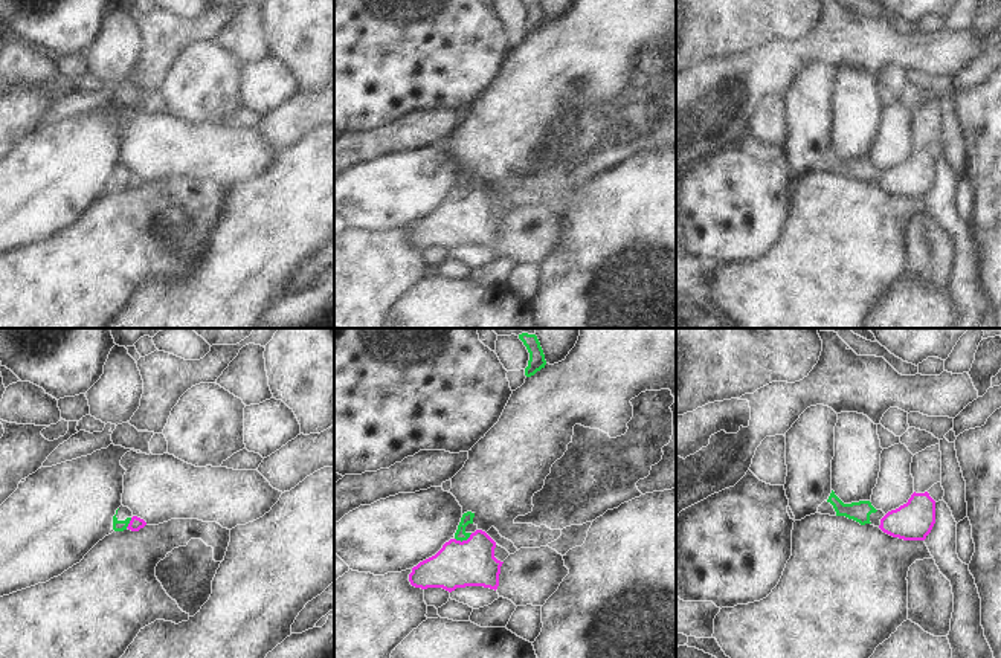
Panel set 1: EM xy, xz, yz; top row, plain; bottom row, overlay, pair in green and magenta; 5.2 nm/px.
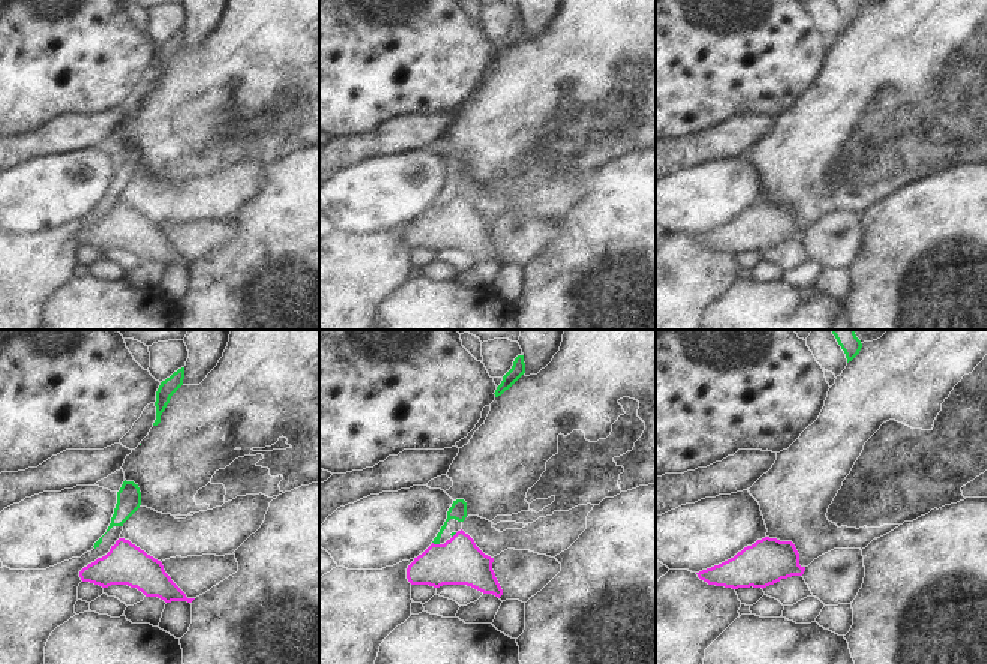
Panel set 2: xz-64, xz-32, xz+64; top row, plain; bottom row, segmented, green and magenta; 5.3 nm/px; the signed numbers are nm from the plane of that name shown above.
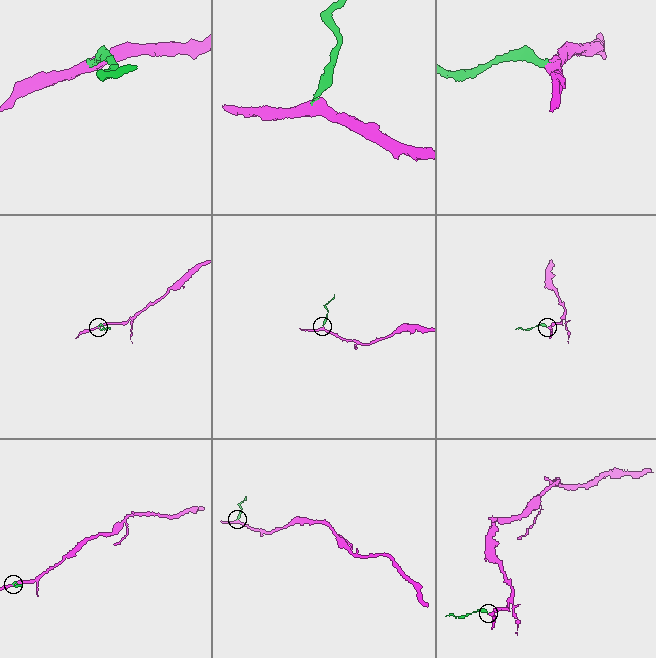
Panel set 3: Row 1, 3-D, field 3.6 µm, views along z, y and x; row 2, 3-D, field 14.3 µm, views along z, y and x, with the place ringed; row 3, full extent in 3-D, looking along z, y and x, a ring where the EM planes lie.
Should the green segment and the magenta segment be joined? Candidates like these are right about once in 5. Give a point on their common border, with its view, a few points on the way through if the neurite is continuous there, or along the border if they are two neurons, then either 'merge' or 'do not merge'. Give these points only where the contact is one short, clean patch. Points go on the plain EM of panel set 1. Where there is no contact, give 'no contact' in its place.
xz (463, 197) | along xz (472, 191), (466, 197), (455, 197) | do not merge

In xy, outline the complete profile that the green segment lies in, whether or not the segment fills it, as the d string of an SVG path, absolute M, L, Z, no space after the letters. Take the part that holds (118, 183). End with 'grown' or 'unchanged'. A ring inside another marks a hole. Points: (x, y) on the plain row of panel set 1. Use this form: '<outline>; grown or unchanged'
M121 163L113 174L113 188L124 189L127 188L130 179L133 176L133 169L128 165Z; grown

